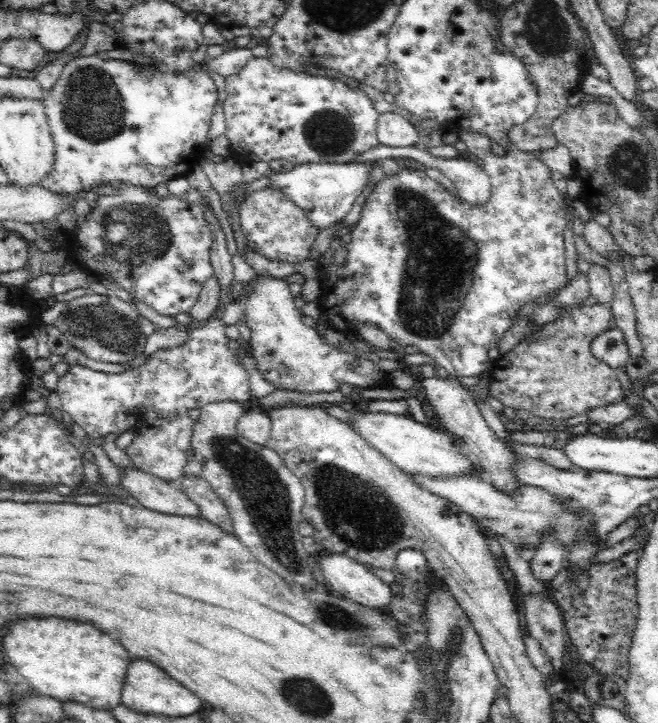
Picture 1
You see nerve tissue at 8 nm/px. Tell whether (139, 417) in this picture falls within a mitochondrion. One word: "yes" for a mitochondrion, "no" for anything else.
no

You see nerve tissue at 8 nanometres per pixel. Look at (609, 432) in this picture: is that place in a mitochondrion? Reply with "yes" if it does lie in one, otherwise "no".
no

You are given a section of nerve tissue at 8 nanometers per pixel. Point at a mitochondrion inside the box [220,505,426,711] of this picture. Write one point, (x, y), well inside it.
(330, 615)

